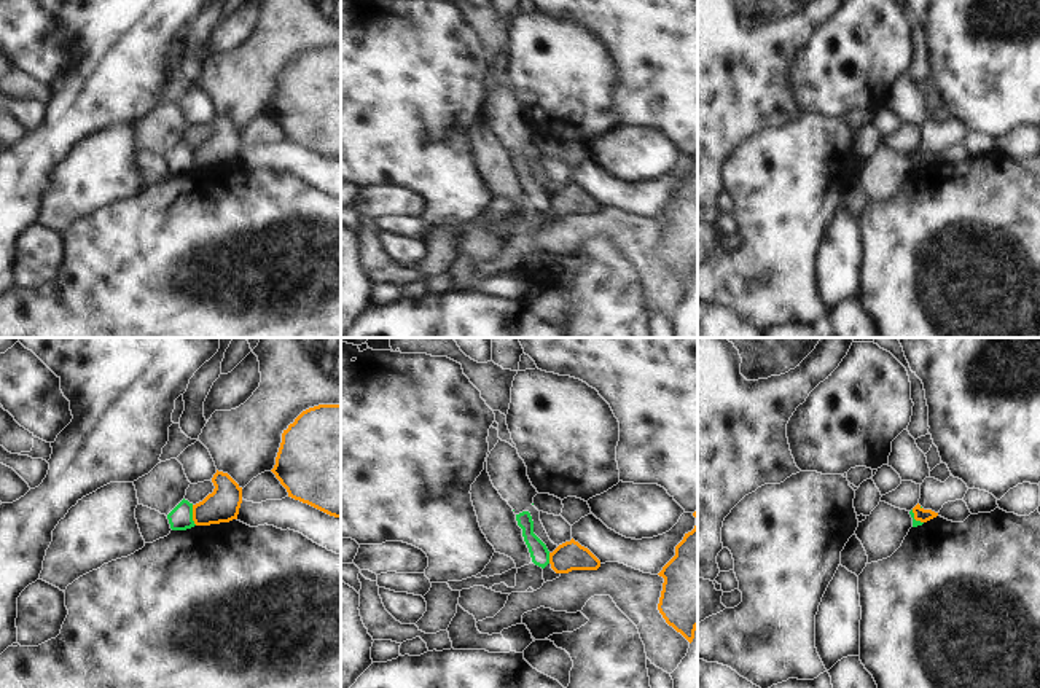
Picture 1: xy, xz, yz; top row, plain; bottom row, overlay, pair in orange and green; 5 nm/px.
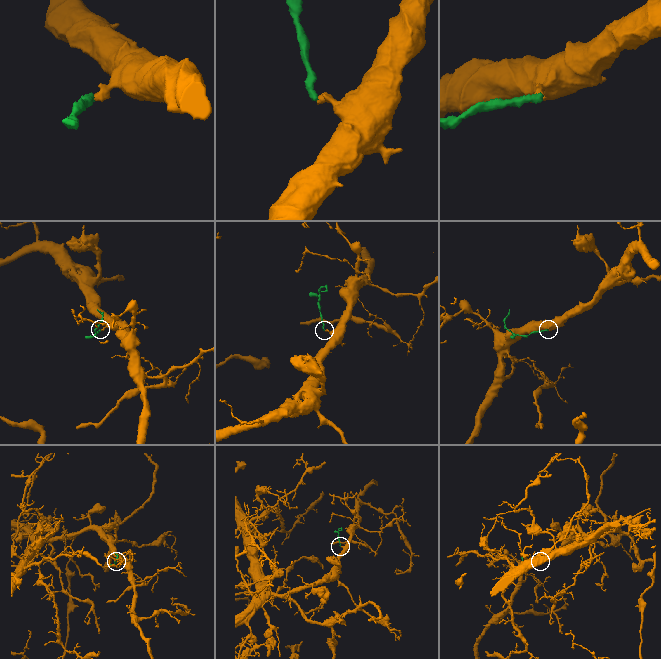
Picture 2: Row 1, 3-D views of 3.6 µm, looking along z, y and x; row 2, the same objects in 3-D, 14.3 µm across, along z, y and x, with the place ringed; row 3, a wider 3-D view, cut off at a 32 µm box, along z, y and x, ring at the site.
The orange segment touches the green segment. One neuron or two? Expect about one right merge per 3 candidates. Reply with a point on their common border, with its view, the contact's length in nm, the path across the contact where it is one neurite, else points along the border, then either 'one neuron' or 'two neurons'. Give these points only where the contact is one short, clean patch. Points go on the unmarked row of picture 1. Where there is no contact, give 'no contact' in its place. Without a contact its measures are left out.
meets orange in xy at (193, 158); contact 110 nm long; border along xy (191, 148), (191, 163), (196, 168); two neurons

